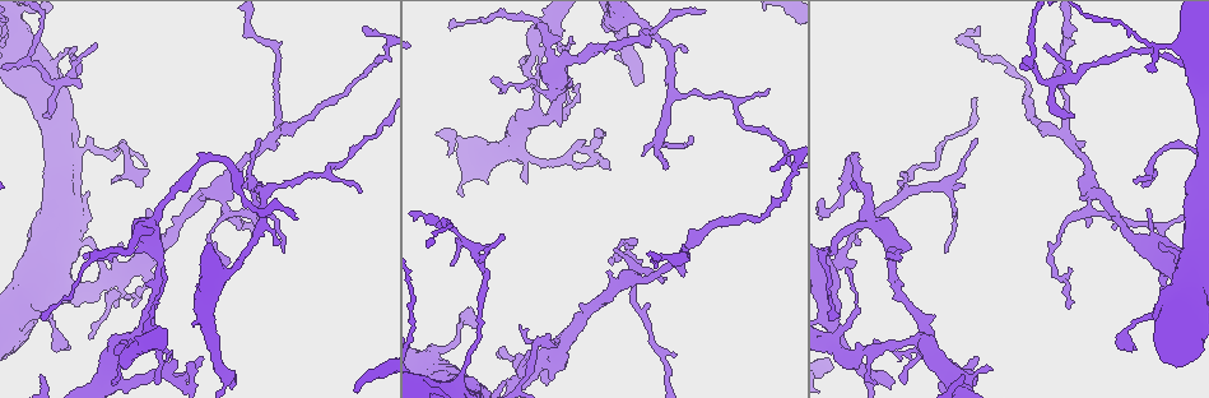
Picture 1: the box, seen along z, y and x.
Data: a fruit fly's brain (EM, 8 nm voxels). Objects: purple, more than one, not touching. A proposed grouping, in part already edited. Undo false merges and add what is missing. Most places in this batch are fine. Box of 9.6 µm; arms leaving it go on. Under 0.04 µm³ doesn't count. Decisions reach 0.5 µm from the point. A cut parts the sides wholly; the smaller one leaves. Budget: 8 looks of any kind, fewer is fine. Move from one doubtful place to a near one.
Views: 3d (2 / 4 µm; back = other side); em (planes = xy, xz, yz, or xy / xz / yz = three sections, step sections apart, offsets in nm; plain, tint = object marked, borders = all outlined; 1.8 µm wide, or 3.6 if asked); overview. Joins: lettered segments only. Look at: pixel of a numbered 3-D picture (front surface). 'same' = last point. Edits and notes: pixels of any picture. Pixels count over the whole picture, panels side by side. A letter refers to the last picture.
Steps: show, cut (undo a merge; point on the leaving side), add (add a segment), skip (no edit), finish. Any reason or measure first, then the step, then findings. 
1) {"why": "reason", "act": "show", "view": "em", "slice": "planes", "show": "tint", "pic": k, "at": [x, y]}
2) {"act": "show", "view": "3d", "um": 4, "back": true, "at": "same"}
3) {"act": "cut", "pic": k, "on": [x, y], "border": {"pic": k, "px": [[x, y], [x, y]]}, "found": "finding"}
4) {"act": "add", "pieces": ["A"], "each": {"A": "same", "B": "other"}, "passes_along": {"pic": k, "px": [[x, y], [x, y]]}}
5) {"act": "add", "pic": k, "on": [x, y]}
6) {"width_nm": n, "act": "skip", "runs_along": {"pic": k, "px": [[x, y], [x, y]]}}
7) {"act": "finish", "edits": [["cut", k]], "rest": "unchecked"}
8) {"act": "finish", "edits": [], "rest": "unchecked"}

{"why": "abrupt turn", "act": "show", "view": "3d", "um": 2, "pic": 1, "at": [533, 116]}

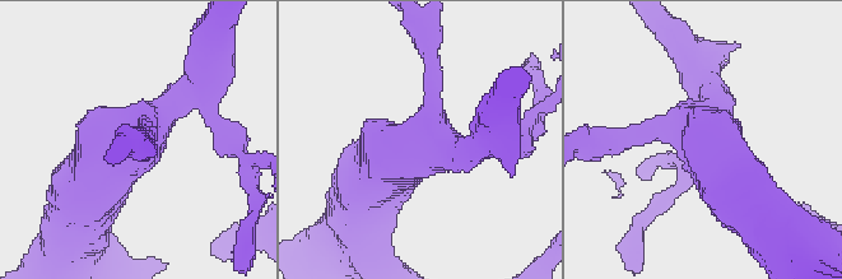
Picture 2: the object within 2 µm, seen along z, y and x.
{"act": "show", "view": "em", "slice": "xz", "step": 16, "show": "tint", "pic": 2, "at": [425, 145]}

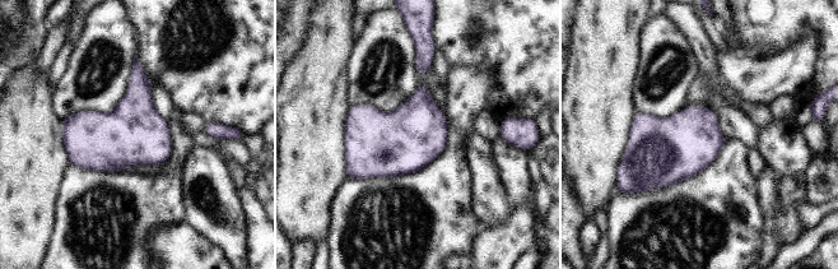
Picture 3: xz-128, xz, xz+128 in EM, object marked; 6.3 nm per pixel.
{"why": "cut it another way", "act": "show", "view": "em", "slice": "planes", "show": "borders", "at": "same"}

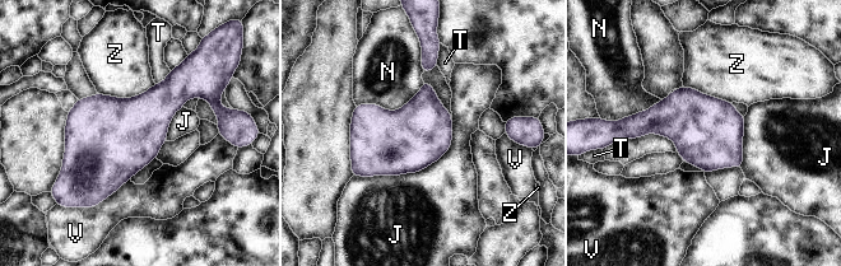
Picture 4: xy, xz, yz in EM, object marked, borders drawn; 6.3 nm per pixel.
{"longest_contact_nm": ["J", 750], "act": "skip", "each": {"J": "other", "N": "other", "T": "other", "V": "other", "Z": "other"}, "border": {"pic": 4, "px": [[452, 118], [427, 167], [353, 176]]}, "found": "continuous, no second neuron"}

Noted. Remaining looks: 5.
{"why": "thin end", "act": "show", "view": "em", "slice": "planes", "show": "borders", "pic": 1, "at": [201, 359]}

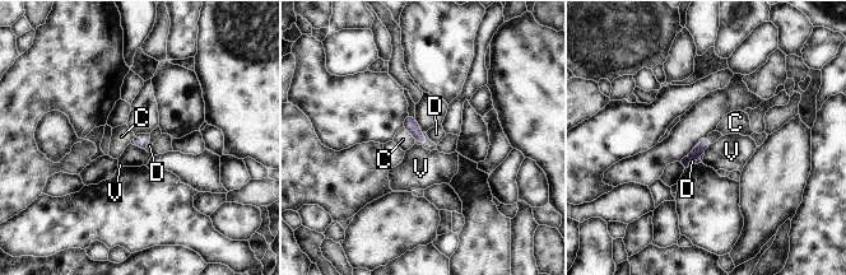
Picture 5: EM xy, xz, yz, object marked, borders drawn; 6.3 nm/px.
{"act": "skip", "each": {"C": "other", "D": "other", "V": "other"}, "border": {"pic": 5, "px": [[712, 144], [703, 152]]}, "found": "none of them fits"}

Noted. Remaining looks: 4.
{"why": "sharp bend", "act": "show", "view": "em", "slice": "planes", "show": "tint", "pic": 1, "at": [1088, 190]}

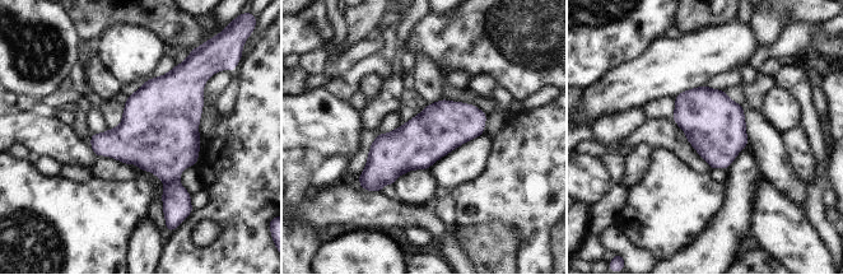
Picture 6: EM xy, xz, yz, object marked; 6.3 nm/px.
{"act": "show", "view": "em", "slice": "planes", "show": "borders", "at": "same"}

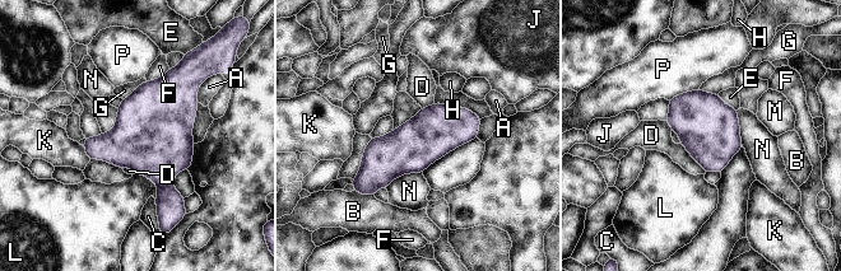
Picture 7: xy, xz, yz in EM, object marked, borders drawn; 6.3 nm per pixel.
{"width_nm": 320, "act": "skip", "each": {"A": "other", "B": "other", "C": "other", "D": "other", "E": "other", "F": "other", "G": "other", "H": "other", "J": "other", "K": "other", "L": "other", "M": "other", "N": "other", "P": "other"}, "border": {"pic": 7, "px": [[681, 143], [705, 173]]}, "found": "continuous, no second neuron"}

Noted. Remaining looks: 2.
{"act": "finish", "edits": [], "rest": "unchecked"}

